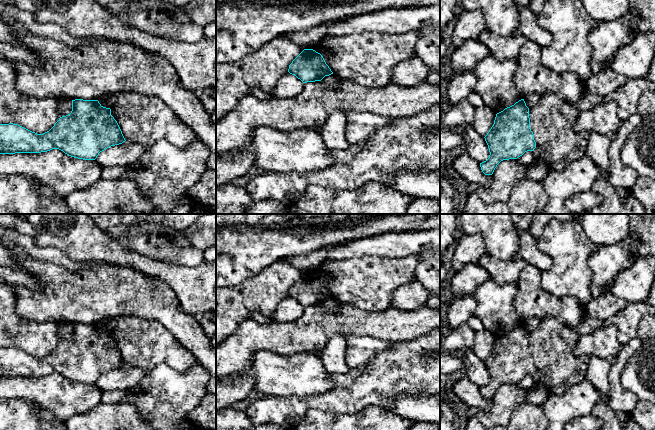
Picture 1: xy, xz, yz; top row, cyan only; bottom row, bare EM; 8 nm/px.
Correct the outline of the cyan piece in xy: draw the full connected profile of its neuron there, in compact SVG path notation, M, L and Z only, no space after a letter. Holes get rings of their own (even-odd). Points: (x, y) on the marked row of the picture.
M72 100L71 113L60 117L54 126L43 134L37 134L18 124L0 124L0 154L41 153L59 149L74 158L95 160L100 152L111 146L122 144L125 141L117 121L111 115L111 109L103 107L98 100Z

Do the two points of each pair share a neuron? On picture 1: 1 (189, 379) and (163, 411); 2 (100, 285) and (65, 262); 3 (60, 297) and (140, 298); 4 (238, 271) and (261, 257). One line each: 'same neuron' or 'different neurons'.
1: same neuron
2: different neurons
3: same neuron
4: same neuron

